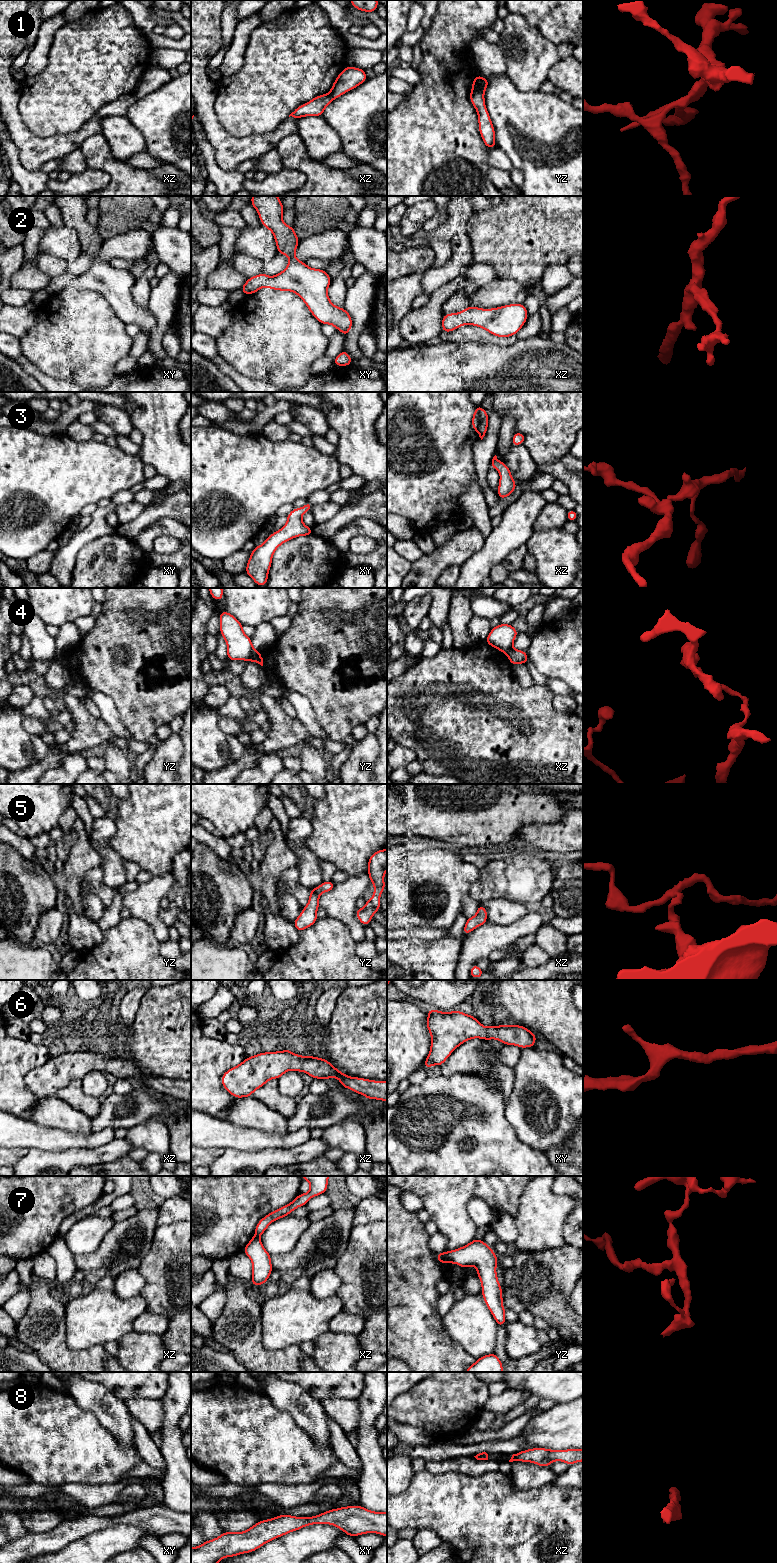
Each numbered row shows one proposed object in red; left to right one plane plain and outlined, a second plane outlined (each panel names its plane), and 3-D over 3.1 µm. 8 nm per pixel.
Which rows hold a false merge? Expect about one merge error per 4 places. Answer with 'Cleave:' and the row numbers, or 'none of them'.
Cleave: 1, 2, 4, 7

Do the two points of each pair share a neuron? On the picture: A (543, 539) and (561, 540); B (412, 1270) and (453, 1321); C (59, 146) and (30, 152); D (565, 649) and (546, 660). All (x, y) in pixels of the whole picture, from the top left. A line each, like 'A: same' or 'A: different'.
A: same
B: different
C: same
D: same

